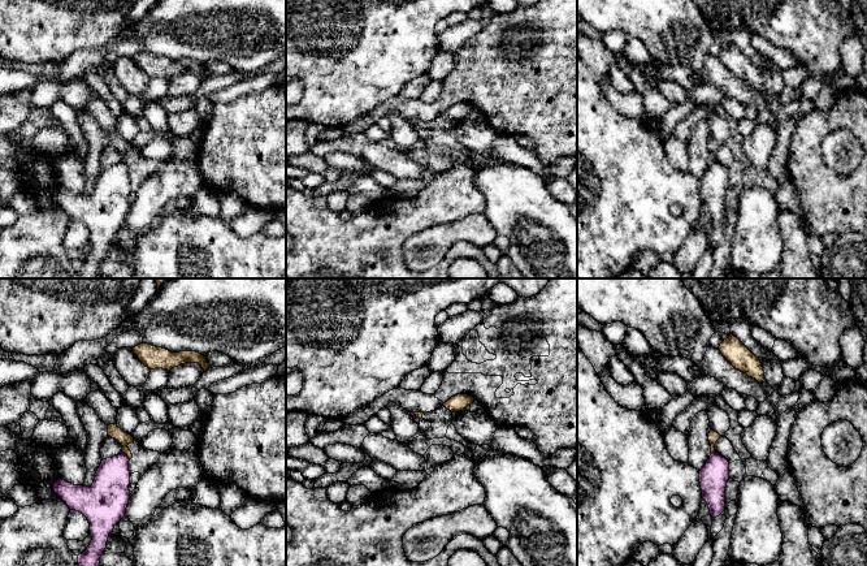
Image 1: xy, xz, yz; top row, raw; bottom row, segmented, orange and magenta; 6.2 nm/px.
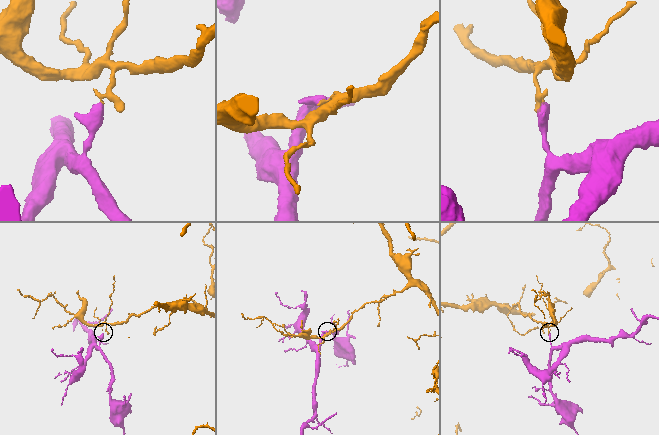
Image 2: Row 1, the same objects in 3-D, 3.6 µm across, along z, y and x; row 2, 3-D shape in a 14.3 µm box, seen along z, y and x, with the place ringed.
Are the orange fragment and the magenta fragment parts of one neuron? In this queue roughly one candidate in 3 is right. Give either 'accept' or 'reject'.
reject

